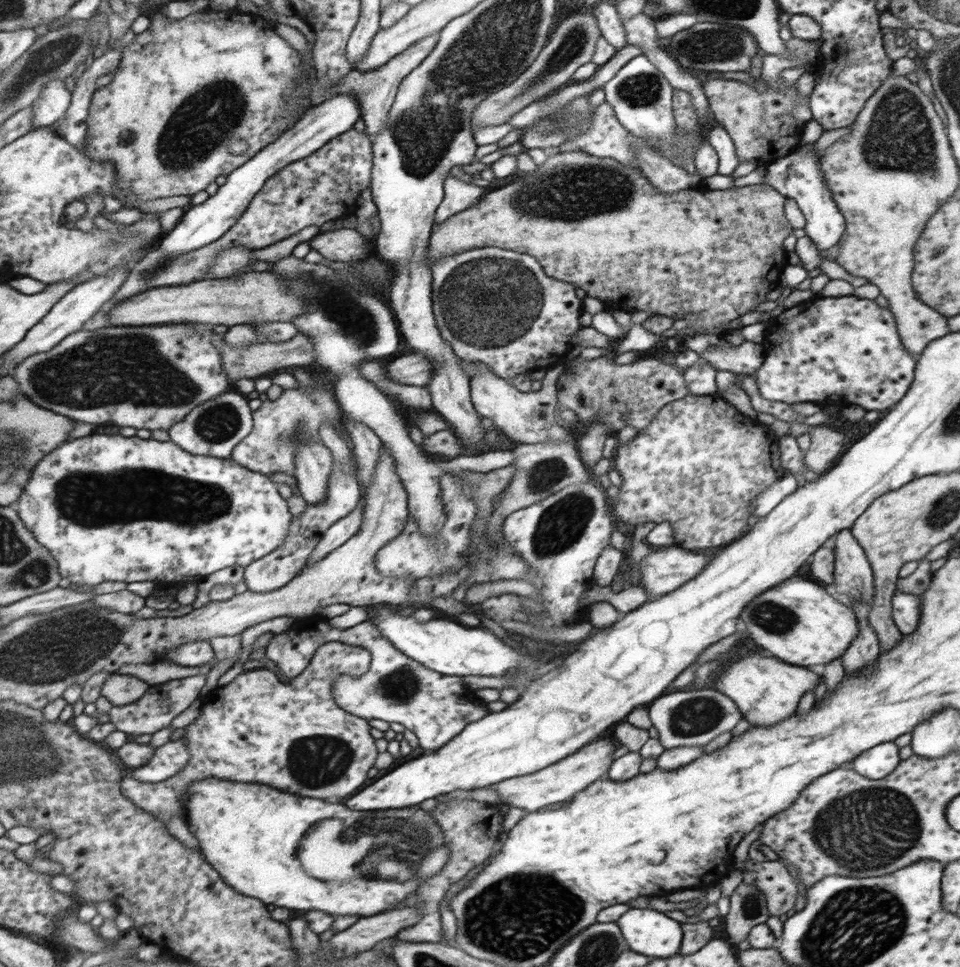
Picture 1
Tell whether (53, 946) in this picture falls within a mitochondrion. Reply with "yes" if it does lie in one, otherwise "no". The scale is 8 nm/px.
no

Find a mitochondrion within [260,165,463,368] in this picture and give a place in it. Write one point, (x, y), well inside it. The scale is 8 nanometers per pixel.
(330, 297)

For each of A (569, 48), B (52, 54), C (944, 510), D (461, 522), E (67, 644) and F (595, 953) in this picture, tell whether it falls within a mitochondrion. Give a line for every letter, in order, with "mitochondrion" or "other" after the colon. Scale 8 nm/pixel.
A: mitochondrion
B: mitochondrion
C: mitochondrion
D: other
E: mitochondrion
F: mitochondrion

